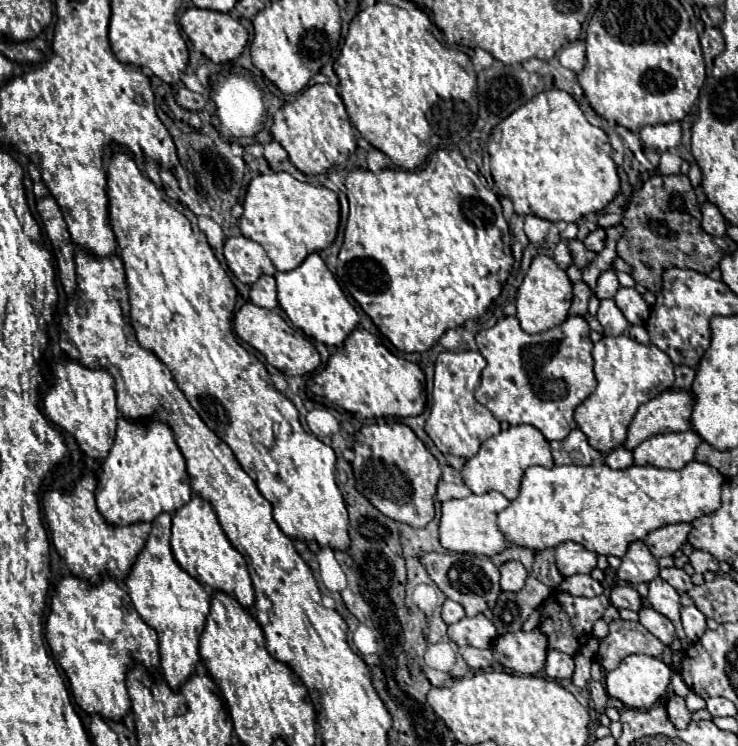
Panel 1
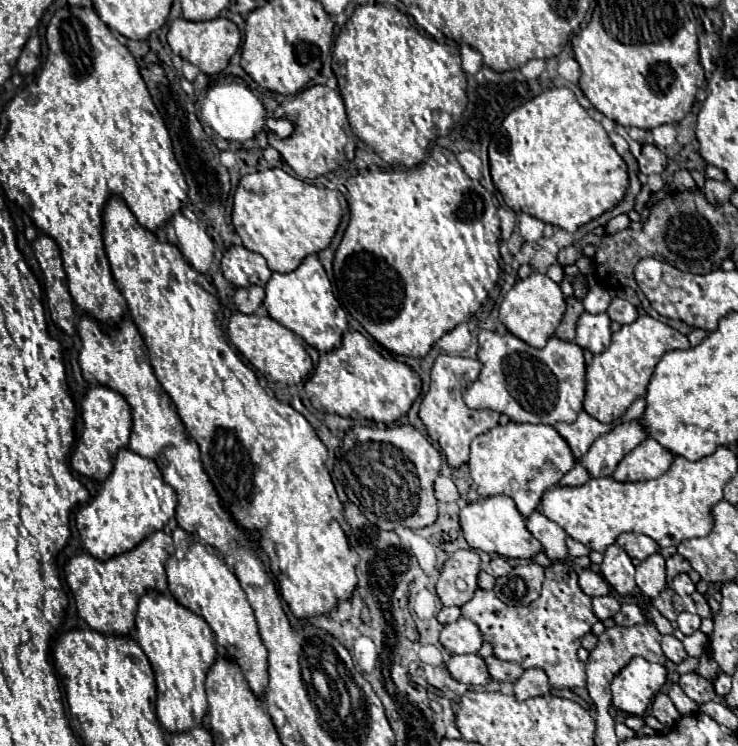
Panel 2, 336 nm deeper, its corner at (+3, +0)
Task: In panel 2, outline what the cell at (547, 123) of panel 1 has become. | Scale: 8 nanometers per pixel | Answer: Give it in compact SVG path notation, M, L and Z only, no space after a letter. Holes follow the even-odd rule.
M569 88L545 90L509 112L491 138L489 164L495 188L515 214L535 216L567 232L615 208L629 188L627 164Z

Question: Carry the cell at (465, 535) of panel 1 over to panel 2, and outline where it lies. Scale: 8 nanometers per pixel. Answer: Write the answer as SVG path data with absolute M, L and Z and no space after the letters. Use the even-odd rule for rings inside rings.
M489 496L481 498L479 502L469 502L461 510L459 518L465 540L475 550L483 550L487 554L499 554L503 558L533 558L539 552L543 552L543 546L525 528L523 516L517 512L517 506L509 496Z

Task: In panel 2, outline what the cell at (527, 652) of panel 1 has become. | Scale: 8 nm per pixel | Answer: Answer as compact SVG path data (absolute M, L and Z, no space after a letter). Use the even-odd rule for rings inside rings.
M495 656L485 658L485 664L487 664L487 668L489 668L491 678L497 680L497 682L509 682L509 684L513 684L513 682L517 682L517 680L521 678L521 674L523 674L523 668L521 668L521 666L517 666L517 664L513 664L513 662L503 662L503 660L495 658Z

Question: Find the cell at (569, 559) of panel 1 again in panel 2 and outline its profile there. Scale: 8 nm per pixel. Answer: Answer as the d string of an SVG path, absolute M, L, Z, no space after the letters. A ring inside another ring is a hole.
M535 510L531 516L525 518L525 526L543 544L545 554L551 560L563 560L569 556L565 548L565 538L567 538L565 530L553 520L549 520L545 514Z

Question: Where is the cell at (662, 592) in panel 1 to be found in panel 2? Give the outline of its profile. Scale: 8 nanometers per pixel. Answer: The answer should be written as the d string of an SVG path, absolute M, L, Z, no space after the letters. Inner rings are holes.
M653 554L653 556L647 556L643 562L639 562L635 582L643 594L647 594L649 598L657 598L659 592L667 586L665 558L661 554Z

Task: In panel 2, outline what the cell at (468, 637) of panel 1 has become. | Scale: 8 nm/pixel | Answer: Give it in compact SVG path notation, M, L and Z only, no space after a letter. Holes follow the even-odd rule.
M467 618L443 626L439 640L451 654L475 654L483 644L477 624Z

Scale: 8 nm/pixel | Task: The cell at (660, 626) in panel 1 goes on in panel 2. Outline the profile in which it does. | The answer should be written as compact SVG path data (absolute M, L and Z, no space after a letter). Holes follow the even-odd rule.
M663 636L661 648L663 648L665 656L667 656L671 662L675 662L675 664L679 664L679 662L683 662L683 660L689 658L687 652L685 652L685 648L683 648L683 644L681 644L675 636Z

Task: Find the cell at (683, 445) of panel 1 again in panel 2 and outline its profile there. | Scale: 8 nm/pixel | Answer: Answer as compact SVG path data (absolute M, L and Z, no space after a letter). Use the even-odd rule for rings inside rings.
M647 438L635 450L625 454L625 458L619 462L617 470L613 472L613 478L617 482L651 480L651 478L657 478L663 472L667 472L671 462L673 462L673 454L667 452L655 440Z

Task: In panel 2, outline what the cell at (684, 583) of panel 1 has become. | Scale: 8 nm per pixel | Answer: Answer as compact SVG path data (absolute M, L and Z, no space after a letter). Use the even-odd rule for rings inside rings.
M679 574L673 578L673 582L669 584L669 588L673 588L679 596L687 596L695 592L695 584L691 582L691 578L687 574Z

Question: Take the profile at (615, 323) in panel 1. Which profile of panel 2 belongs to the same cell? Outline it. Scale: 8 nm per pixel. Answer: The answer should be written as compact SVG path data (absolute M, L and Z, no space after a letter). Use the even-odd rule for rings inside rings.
M583 312L577 320L577 336L575 344L581 348L601 354L611 344L611 320L607 314L587 314Z

